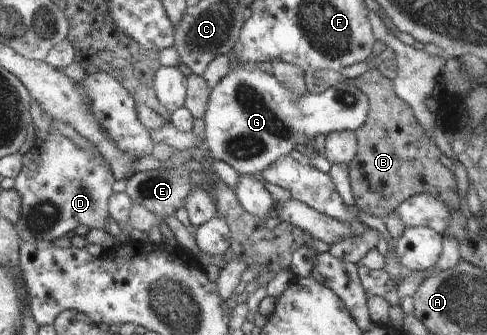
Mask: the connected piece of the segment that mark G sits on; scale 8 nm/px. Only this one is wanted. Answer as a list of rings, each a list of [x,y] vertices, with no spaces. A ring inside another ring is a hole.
[[[238,64],[226,77],[218,81],[218,85],[211,89],[204,115],[204,138],[208,144],[210,156],[214,160],[222,161],[232,167],[240,175],[260,174],[280,157],[289,156],[295,145],[306,145],[318,135],[328,136],[330,133],[355,131],[366,123],[368,115],[368,97],[360,89],[343,81],[326,89],[324,93],[309,93],[302,97],[292,93],[290,87],[284,87],[272,75],[254,67],[246,69],[244,64]]]

